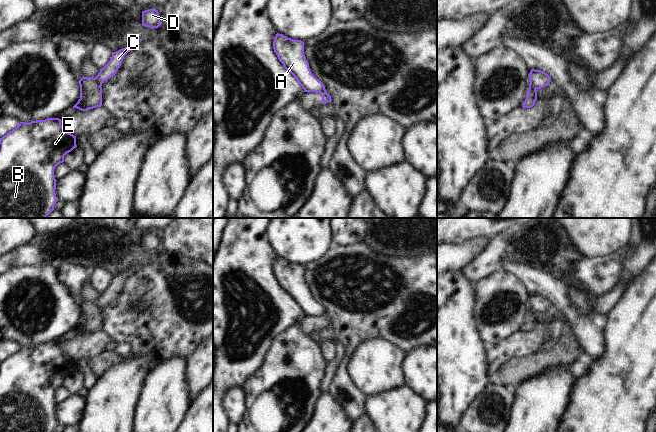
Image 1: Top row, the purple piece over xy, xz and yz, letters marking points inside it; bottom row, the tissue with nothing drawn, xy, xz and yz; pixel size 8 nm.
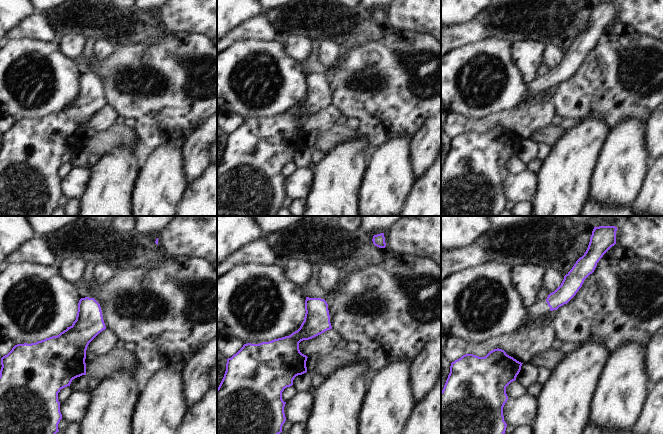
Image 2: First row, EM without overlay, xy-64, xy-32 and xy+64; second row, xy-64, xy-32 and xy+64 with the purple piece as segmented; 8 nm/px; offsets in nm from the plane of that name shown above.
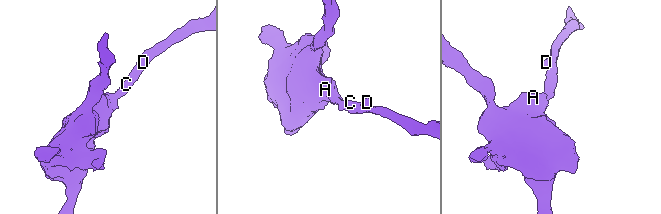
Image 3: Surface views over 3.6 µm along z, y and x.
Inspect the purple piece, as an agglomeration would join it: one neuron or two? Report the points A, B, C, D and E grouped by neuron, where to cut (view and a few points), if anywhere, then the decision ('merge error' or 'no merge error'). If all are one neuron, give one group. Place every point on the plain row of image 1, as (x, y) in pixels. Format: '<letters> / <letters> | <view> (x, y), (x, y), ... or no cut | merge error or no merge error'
A B E / C D | xy (94, 302), (100, 310) | merge error

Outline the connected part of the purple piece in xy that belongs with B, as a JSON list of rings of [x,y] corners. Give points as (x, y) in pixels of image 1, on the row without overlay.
[[[59,342],[20,346],[15,353],[0,362],[0,432],[54,432],[58,425],[54,393],[76,371],[76,360],[64,354]]]

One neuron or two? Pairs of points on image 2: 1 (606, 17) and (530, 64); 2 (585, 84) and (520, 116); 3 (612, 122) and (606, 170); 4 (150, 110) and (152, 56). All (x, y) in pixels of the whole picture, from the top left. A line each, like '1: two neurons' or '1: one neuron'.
1: two neurons
2: two neurons
3: two neurons
4: one neuron

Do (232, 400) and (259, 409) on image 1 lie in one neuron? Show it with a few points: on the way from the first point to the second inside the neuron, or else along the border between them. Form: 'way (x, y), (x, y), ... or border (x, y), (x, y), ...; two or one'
border (239, 391), (244, 396), (244, 405), (247, 411); two

